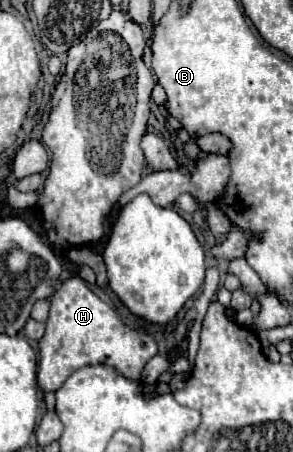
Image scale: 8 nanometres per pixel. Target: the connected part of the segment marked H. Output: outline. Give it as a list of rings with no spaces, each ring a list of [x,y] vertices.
[[[79,276],[67,278],[51,298],[47,330],[39,340],[37,382],[43,392],[55,392],[71,372],[87,364],[111,364],[131,380],[139,380],[149,358],[157,354],[155,340],[145,332],[135,332],[103,302]]]

